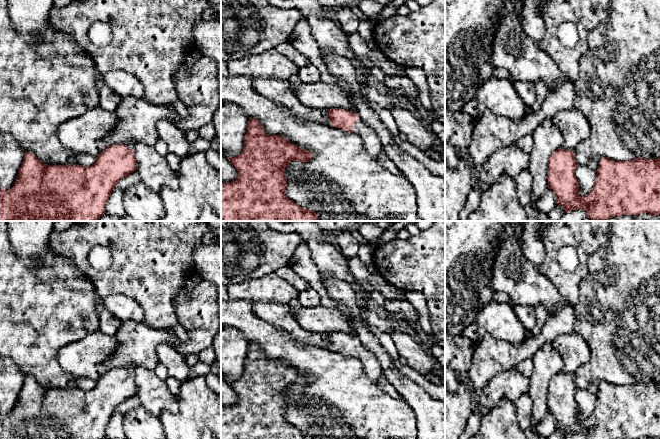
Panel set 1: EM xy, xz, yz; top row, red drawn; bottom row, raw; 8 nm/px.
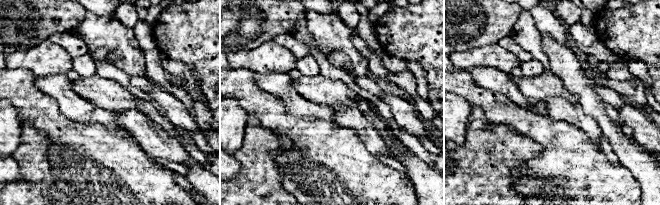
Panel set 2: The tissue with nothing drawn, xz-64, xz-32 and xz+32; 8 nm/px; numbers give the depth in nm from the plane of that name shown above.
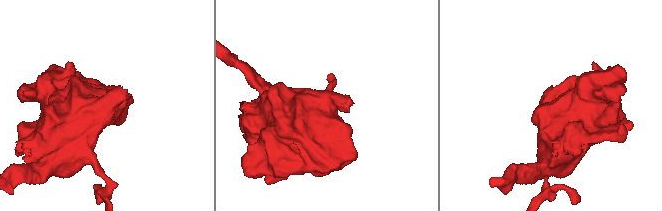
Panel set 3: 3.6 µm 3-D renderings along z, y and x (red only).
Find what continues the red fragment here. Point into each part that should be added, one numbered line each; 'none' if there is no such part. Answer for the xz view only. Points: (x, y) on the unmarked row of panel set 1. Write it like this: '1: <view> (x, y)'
1: xz (371, 365)

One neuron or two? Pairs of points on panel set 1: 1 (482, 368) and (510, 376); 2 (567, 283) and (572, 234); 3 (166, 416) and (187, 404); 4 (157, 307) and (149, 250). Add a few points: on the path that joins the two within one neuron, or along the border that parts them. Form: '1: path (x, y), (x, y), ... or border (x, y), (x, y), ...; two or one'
1: border (514, 367), (496, 374), (482, 388); two
2: path (579, 271), (582, 268), (582, 246); one
3: path (172, 416), (180, 416), (186, 410); one
4: path (157, 293), (157, 264); one

